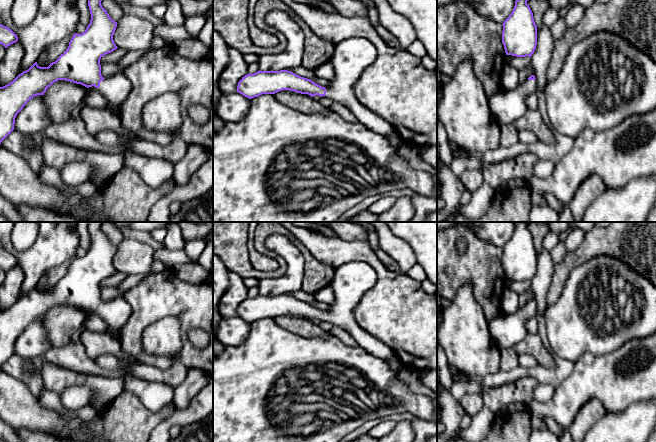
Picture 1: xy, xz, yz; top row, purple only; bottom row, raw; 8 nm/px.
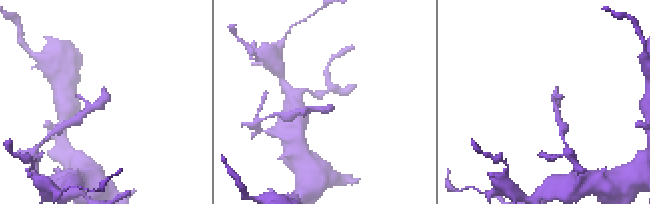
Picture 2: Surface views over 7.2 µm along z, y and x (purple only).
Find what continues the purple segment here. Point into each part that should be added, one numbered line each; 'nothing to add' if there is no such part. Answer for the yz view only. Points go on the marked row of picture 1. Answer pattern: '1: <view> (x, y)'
1: yz (507, 105)

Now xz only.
1: xz (351, 56)

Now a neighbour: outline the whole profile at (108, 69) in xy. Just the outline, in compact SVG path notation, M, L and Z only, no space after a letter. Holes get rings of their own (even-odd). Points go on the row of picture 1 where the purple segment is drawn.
M106 63L101 66L101 75L104 79L118 73L123 72L117 63Z

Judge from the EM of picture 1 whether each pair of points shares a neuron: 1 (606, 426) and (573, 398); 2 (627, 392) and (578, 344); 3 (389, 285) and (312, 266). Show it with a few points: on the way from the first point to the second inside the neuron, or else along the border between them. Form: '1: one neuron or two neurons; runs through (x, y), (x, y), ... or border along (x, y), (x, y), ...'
1: two neurons; border along (628, 406), (620, 412), (606, 414)
2: two neurons; border along (611, 352), (600, 355), (585, 352), (574, 362)
3: two neurons; border along (313, 257), (334, 268)

